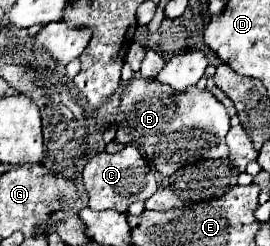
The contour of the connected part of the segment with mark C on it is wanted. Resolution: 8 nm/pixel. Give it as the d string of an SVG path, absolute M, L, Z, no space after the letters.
M126 145L118 153L108 153L100 151L94 155L88 165L82 171L84 187L88 193L88 207L94 211L104 211L104 209L114 209L120 213L126 213L128 207L138 201L138 199L148 199L150 195L156 193L156 179L152 169L148 167L146 159L140 155L140 151L132 145Z

